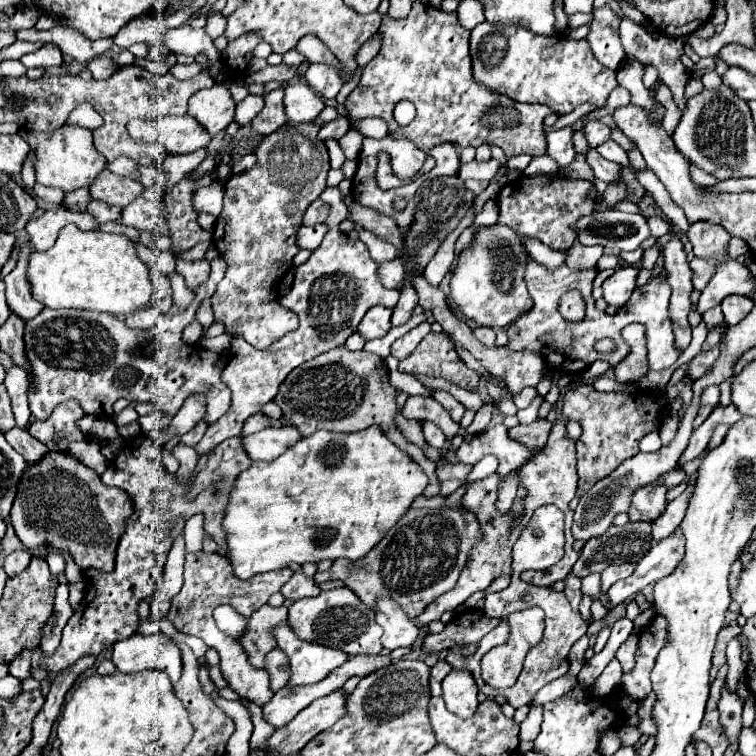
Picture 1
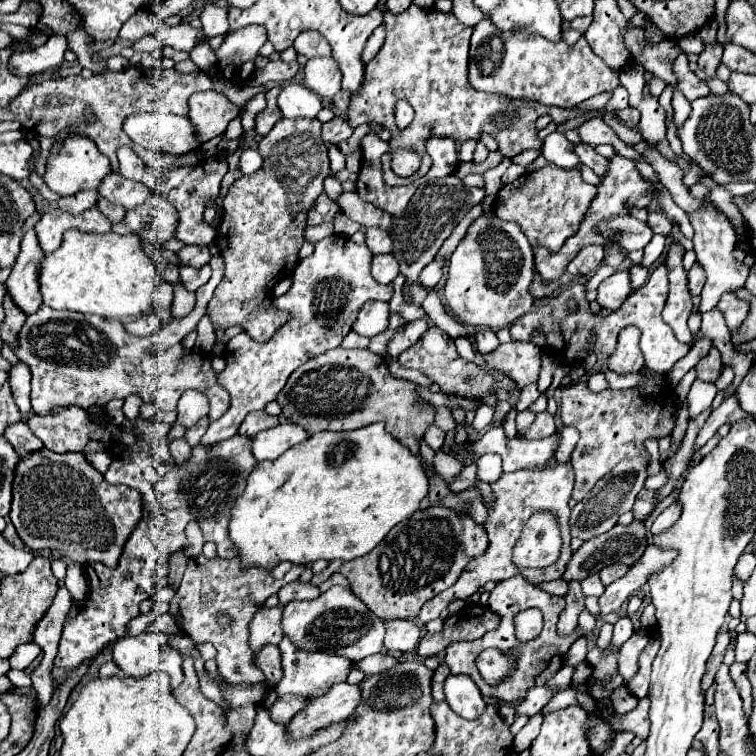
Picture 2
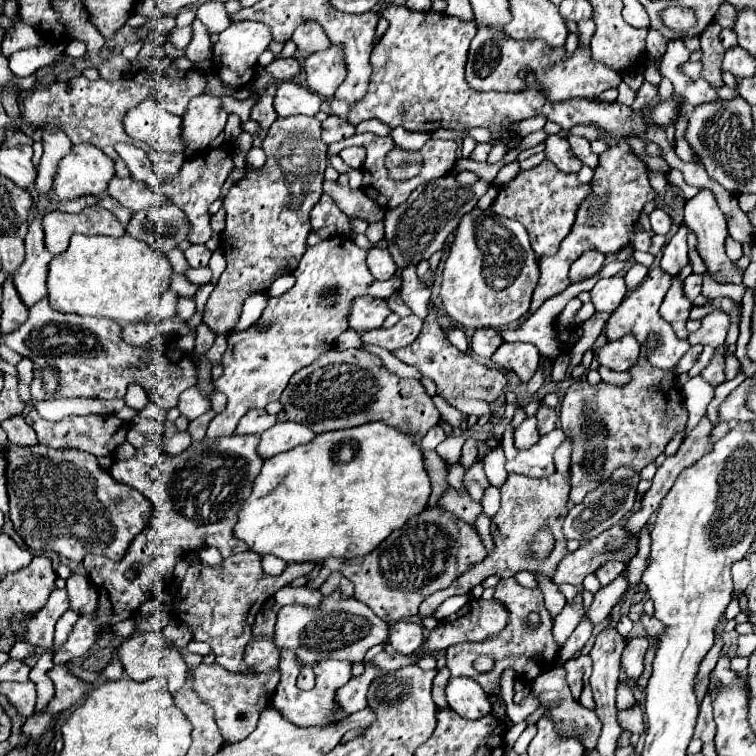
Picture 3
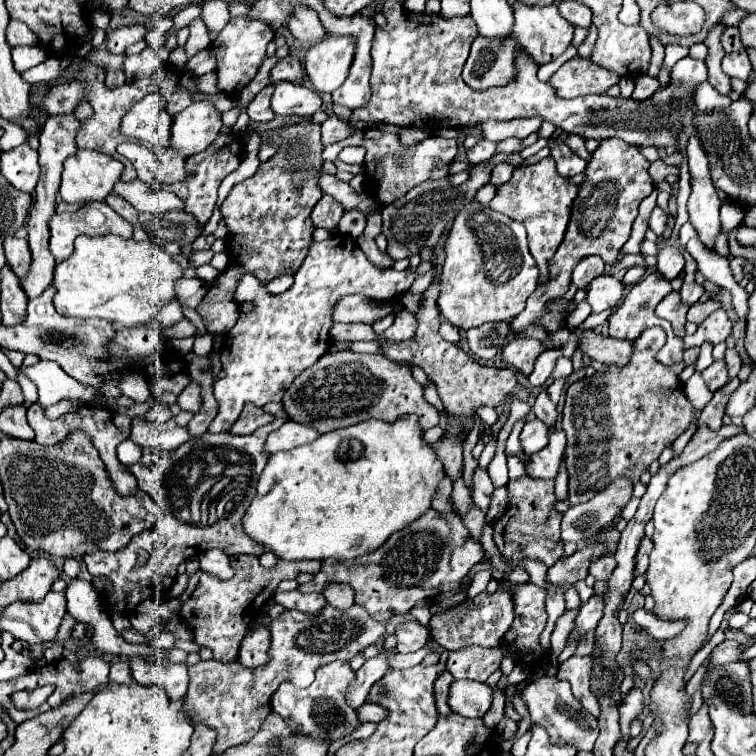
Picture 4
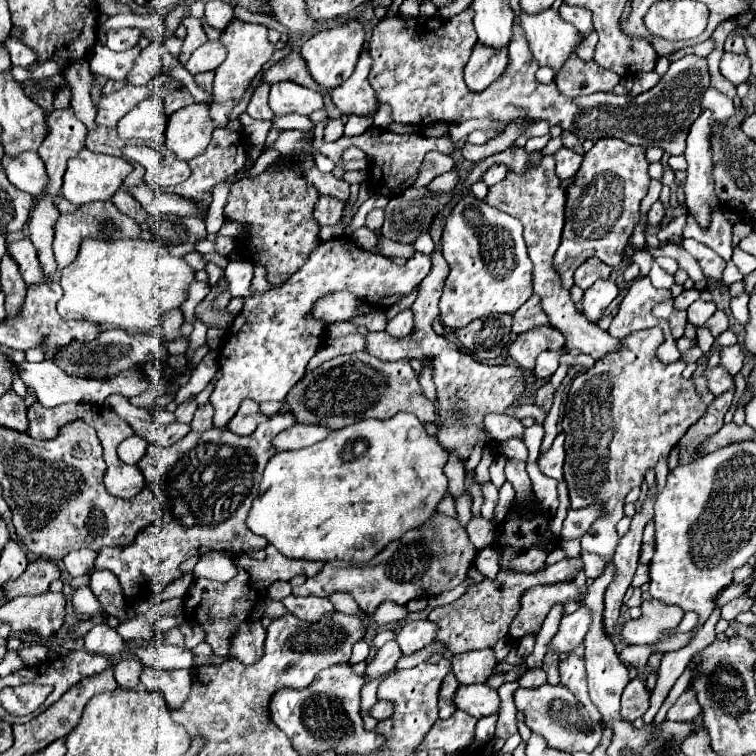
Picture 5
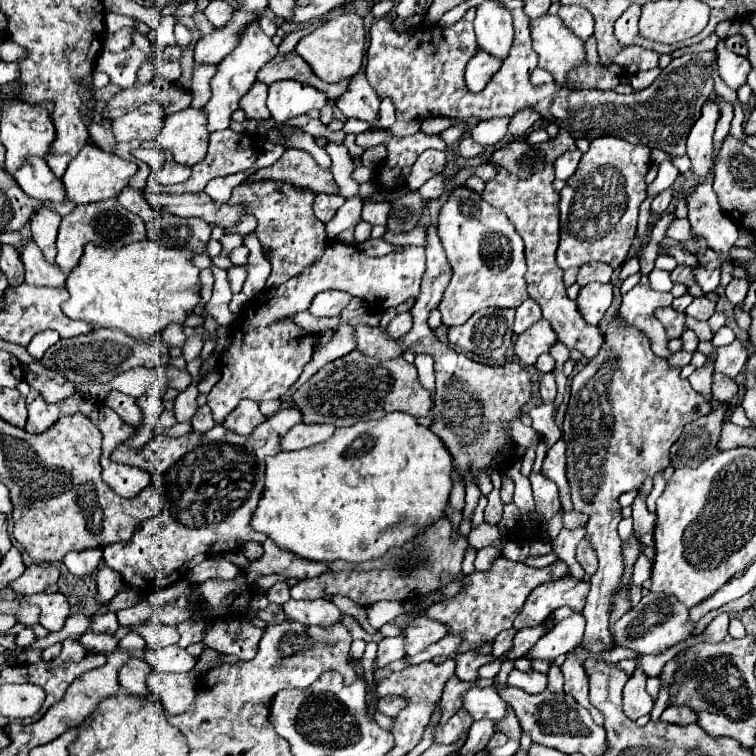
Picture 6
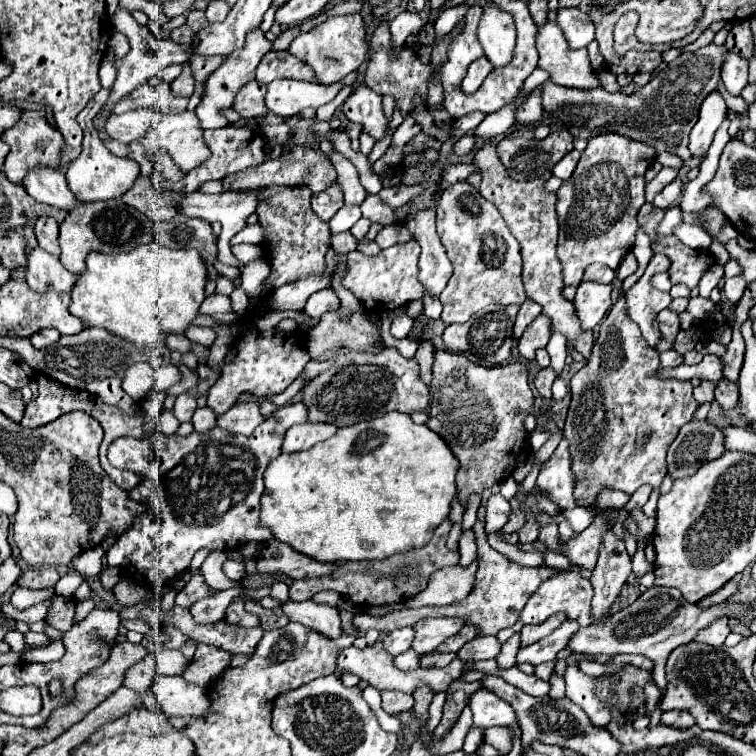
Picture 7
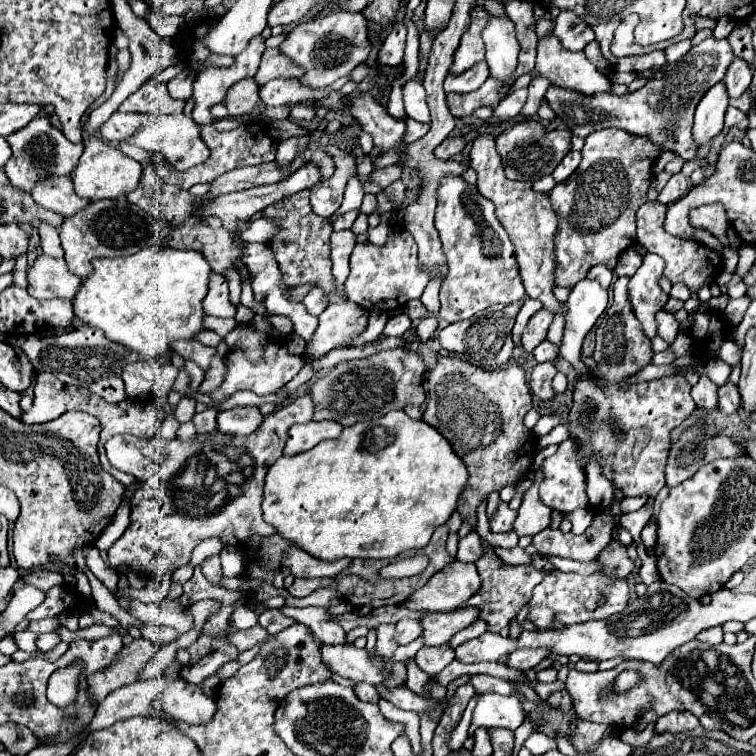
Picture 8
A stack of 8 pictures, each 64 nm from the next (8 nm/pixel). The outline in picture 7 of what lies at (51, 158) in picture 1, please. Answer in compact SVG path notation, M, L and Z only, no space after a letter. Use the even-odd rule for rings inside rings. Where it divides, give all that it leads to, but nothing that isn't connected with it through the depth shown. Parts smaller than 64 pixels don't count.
M102 88L90 102L88 106L78 114L78 124L84 130L84 142L82 142L82 152L76 160L72 160L66 168L66 180L68 180L68 188L72 190L72 194L76 196L78 202L98 202L98 200L112 200L112 198L120 198L124 192L128 192L132 188L132 184L136 182L140 168L134 160L130 158L120 158L114 156L110 150L106 150L106 146L102 144L98 132L92 126L94 116L102 110L102 106L106 104L110 96L108 88Z

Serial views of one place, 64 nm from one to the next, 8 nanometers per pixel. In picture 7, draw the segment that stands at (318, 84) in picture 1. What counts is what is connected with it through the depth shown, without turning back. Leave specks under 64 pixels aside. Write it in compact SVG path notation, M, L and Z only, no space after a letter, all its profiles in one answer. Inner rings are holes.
M344 14L344 16L332 16L314 30L300 34L292 44L290 52L312 66L316 72L316 78L322 84L334 84L342 80L346 74L358 70L358 66L368 56L368 44L366 44L366 32L364 32L364 20L360 14Z

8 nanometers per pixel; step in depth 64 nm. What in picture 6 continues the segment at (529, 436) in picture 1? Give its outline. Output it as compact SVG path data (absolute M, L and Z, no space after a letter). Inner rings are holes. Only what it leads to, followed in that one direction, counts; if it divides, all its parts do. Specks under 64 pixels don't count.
M544 374L540 380L540 398L544 404L552 404L556 398L556 382L554 382L554 374Z

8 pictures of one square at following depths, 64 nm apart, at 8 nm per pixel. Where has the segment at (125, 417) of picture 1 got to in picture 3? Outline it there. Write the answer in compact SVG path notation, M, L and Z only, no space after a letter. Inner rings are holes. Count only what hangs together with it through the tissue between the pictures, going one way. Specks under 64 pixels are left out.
M130 384L124 400L126 400L126 406L130 406L134 410L142 410L148 404L148 394L138 384Z

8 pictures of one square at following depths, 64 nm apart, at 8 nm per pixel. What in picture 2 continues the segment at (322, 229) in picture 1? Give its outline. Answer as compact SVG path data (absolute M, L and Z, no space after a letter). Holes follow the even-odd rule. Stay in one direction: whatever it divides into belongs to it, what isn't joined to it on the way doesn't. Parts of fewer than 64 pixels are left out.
M320 224L320 226L308 226L308 228L304 230L304 240L306 240L306 242L310 242L310 244L316 244L316 242L320 242L322 238L330 236L332 232L334 232L332 224Z

